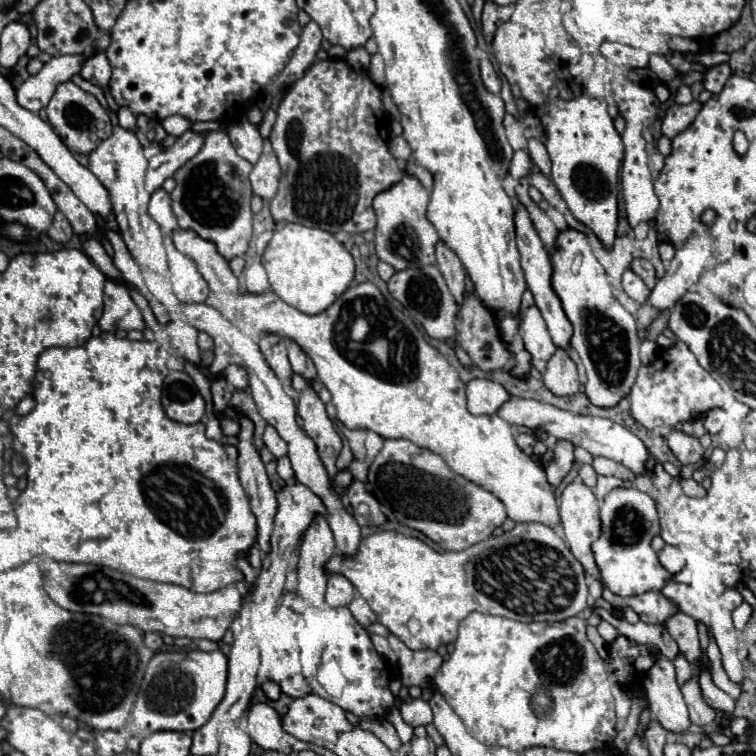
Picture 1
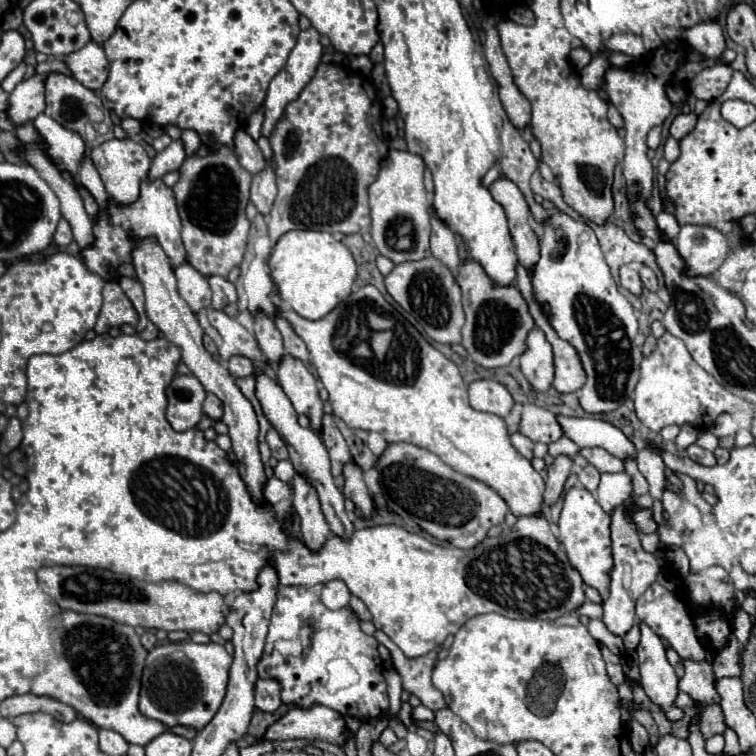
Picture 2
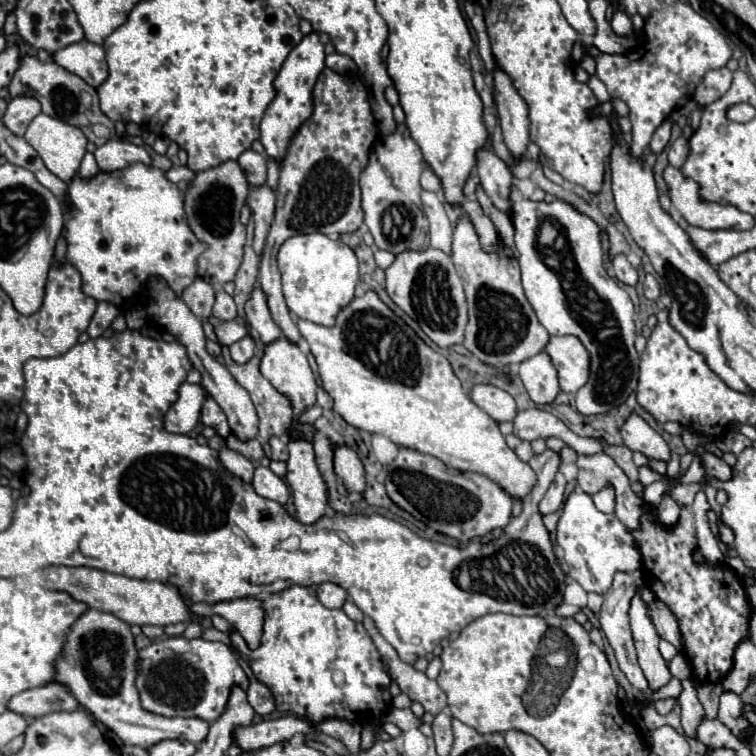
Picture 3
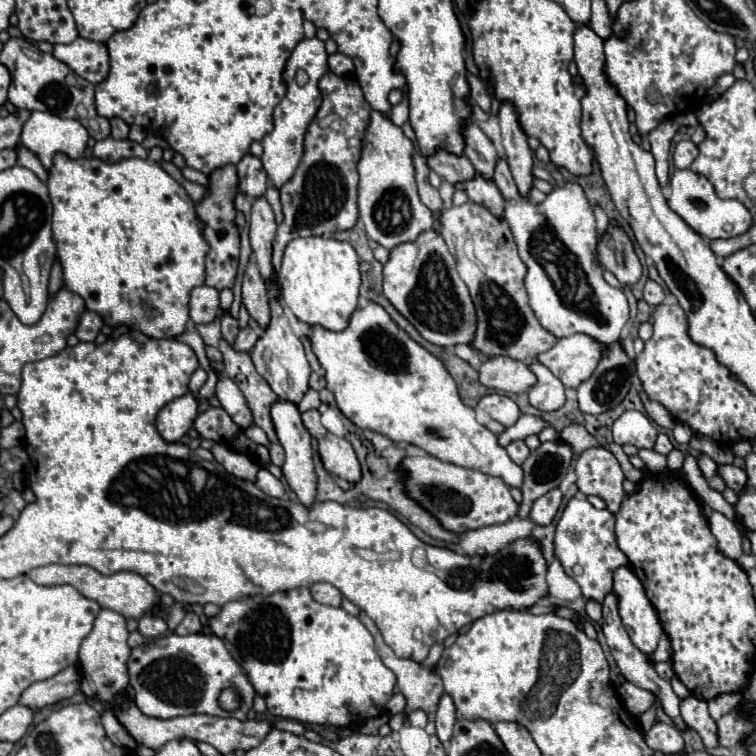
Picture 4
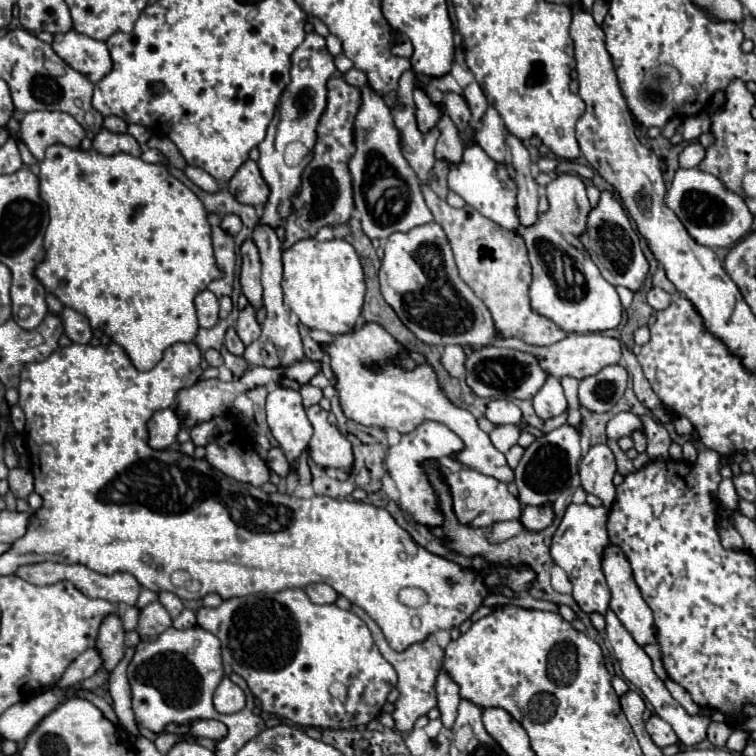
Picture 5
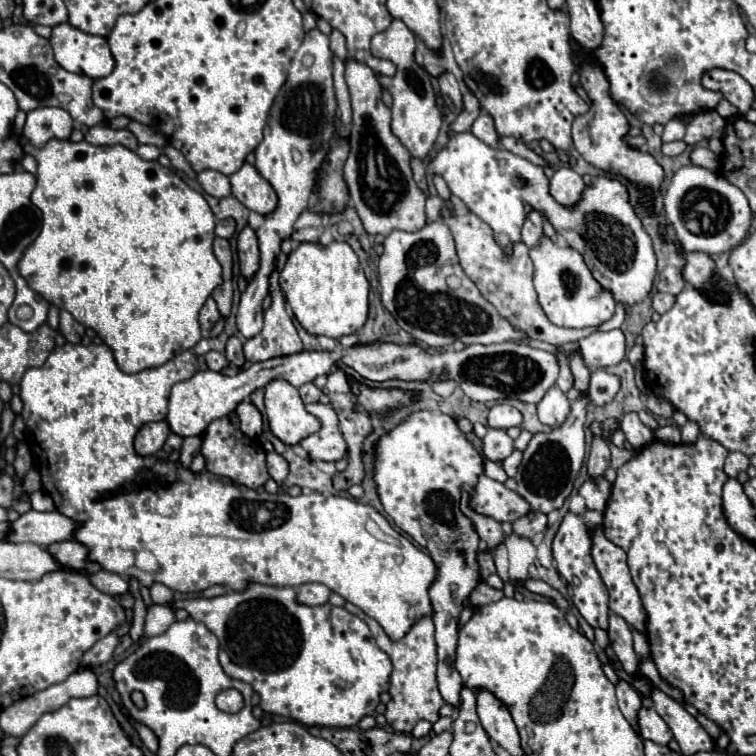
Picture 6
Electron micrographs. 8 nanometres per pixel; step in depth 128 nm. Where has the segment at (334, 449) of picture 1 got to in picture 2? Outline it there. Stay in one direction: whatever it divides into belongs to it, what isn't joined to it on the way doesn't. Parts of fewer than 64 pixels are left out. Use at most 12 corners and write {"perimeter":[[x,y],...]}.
{"perimeter":[[284,356],[276,380],[298,414],[320,434],[324,404],[316,378]]}

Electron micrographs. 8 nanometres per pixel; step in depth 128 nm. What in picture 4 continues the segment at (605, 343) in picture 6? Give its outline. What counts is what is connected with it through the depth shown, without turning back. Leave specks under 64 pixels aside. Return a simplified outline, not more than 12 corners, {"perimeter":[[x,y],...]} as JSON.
{"perimeter":[[590,336],[560,338],[536,360],[574,390],[604,348]]}

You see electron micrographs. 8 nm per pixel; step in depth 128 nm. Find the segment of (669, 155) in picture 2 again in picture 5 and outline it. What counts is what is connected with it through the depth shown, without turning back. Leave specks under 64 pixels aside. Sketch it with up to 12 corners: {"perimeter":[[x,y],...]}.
{"perimeter":[[698,142],[688,144],[678,156],[682,168],[696,168],[704,158]]}

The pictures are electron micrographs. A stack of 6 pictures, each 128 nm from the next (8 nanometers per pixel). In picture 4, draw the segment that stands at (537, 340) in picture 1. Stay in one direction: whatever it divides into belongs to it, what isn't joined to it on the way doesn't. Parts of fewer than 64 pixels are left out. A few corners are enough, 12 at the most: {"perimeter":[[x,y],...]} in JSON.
{"perimeter":[[540,362],[528,366],[538,382],[528,390],[542,412],[558,410],[564,384]]}

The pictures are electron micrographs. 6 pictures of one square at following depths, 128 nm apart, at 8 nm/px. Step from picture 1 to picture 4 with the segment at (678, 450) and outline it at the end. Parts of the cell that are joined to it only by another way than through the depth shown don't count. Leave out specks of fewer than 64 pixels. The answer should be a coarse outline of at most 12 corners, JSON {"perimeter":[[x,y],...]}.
{"perimeter":[[720,464],[718,474],[726,486],[740,492],[746,472],[732,464]]}

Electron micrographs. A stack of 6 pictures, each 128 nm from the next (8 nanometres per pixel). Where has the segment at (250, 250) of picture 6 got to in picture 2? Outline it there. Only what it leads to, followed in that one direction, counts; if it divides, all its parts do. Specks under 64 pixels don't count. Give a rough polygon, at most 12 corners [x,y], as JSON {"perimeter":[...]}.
{"perimeter":[[264,312],[254,314],[254,334],[266,360],[284,356],[282,334]]}

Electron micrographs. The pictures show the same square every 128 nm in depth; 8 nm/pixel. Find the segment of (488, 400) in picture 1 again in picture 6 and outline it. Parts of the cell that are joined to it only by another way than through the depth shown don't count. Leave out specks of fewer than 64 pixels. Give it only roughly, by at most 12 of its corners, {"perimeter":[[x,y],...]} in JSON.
{"perimeter":[[496,404],[488,412],[490,428],[522,424],[522,414],[510,404]]}

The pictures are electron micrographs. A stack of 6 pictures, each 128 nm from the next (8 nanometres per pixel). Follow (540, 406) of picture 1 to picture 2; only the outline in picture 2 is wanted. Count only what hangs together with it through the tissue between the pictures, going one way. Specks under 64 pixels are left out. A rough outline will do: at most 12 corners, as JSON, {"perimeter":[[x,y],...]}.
{"perimeter":[[556,416],[580,448],[600,446],[620,460],[636,446],[614,424]]}

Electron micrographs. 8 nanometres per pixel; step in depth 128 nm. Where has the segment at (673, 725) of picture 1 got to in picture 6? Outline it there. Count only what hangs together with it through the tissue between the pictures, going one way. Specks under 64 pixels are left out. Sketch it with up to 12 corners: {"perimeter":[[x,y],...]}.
{"perimeter":[[594,530],[592,558],[610,594],[610,610],[634,630],[646,612],[626,552]]}

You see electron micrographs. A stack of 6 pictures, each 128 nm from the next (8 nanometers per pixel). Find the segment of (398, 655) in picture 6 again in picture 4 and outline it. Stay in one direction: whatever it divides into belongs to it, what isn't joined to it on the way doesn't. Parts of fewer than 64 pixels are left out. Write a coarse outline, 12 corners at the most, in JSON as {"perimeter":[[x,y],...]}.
{"perimeter":[[358,618],[374,636],[382,662],[396,674],[406,712],[436,712],[440,676],[414,660],[394,656],[374,620]]}

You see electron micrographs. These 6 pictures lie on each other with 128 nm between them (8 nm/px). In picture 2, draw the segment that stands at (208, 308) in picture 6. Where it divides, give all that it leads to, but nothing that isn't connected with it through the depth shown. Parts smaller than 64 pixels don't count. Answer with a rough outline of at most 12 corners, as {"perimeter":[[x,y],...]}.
{"perimeter":[[188,262],[174,268],[192,312],[210,306],[208,280]]}

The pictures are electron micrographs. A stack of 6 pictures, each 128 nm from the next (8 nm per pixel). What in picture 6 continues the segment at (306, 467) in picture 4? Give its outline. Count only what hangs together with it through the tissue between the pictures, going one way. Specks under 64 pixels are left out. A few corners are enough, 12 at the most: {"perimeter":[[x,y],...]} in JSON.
{"perimeter":[[286,380],[266,386],[272,434],[298,444],[320,430],[298,388]]}

